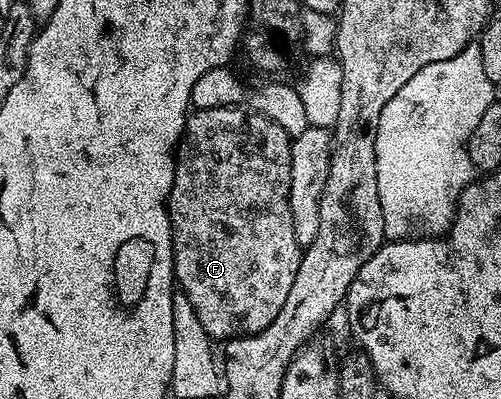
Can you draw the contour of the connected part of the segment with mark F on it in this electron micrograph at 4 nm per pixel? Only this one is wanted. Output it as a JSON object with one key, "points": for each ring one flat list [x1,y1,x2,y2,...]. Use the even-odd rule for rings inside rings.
{"points":[[244,106,234,108,198,108,185,119,184,132,176,145,176,173,172,189,168,195,168,217,172,227,172,275,181,292,190,300,194,313,202,328,213,341,224,342,237,334,261,332,274,318,278,318,278,310,286,302,290,294,290,286,294,286,294,274,298,274,298,266,302,255,302,246,294,234,294,218,290,210,290,154,293,137,289,136,278,122,266,118,262,114,249,110]]}

